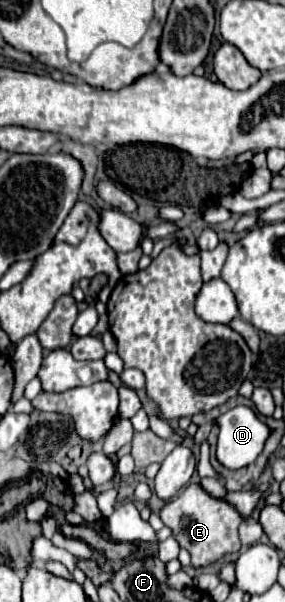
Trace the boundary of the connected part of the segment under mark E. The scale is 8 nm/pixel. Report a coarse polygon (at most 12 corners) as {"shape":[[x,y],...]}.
{"shape":[[185,486],[159,512],[205,568],[241,550],[239,512]]}

